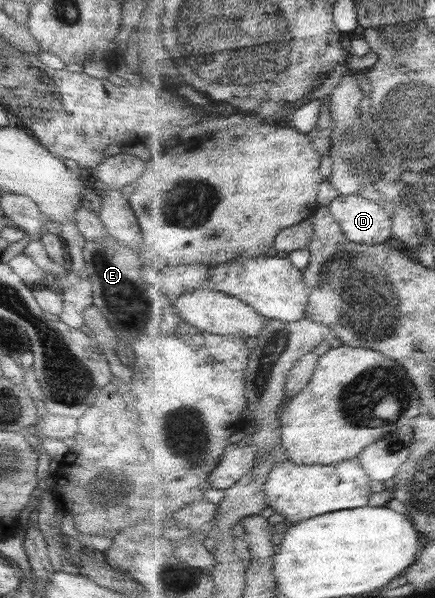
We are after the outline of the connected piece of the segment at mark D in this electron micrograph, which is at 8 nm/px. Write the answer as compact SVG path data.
M361 194L339 195L329 208L349 240L369 245L394 242L391 214Z

